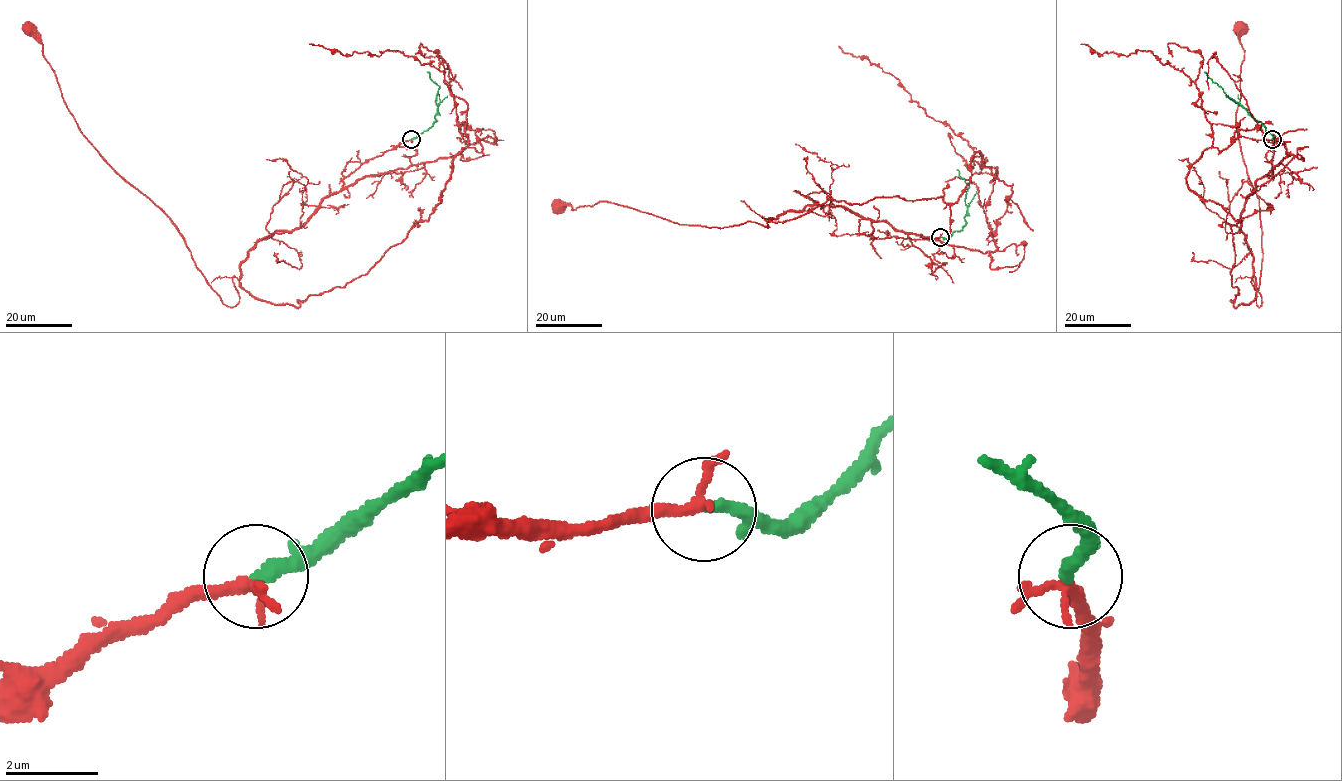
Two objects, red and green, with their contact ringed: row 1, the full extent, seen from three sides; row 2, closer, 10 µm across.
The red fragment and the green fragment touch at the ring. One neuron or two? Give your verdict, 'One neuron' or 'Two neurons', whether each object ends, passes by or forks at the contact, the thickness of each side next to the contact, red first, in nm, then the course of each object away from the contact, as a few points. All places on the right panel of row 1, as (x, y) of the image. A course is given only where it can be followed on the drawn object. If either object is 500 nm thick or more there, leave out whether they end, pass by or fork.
One neuron. At the ring red passes by. At the ring green ends. Thickness 220 nm (red) against 300 nm. Course of red: (1272, 139), (1273, 176), (1246, 200), (1239, 231), (1252, 252), (1258, 307), (1259, 200), (1237, 133), (1242, 25). Course of green: (1272, 139), (1265, 127), (1204, 72)

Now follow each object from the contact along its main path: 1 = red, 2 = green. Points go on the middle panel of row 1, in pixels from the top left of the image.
1: (940, 237), (876, 239), (867, 218), (842, 207), (721, 228), (611, 202), (557, 207)
2: (940, 237), (948, 238), (966, 223), (965, 194), (968, 184), (956, 169)

